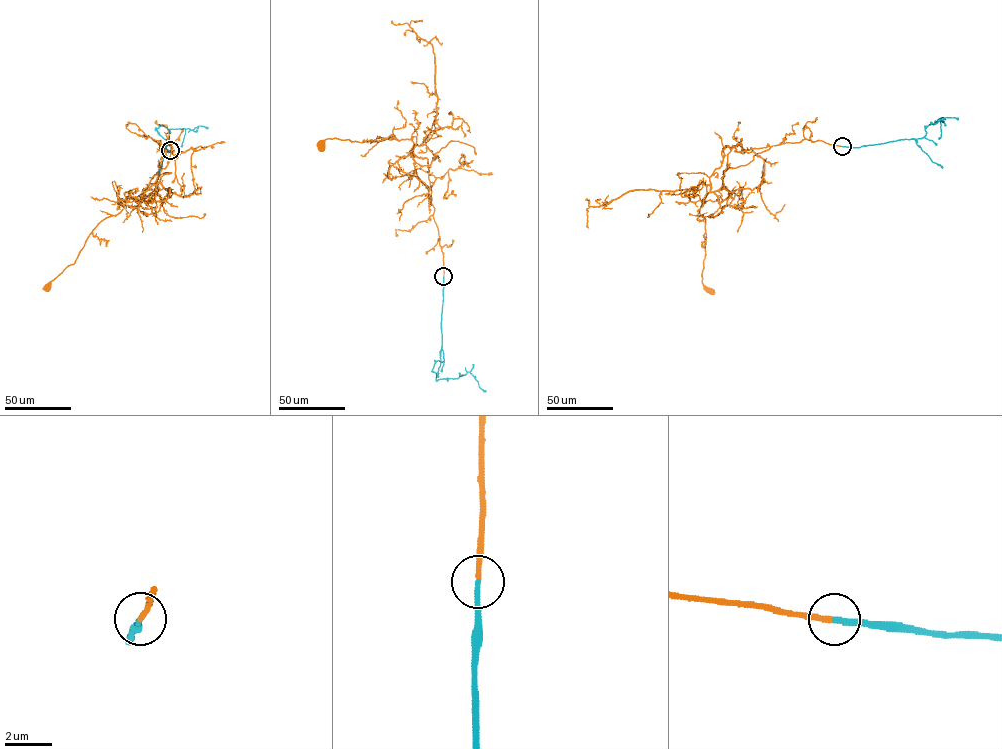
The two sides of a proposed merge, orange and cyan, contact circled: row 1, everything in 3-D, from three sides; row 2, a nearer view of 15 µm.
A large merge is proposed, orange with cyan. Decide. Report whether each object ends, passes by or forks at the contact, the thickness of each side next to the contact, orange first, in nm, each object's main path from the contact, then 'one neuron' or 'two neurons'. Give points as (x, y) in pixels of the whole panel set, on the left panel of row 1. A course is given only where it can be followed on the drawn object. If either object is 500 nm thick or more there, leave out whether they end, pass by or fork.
orange ends there; cyan ends there; 240 nm thick on the orange side, 240 nm on the other; orange runs (170, 150), (168, 142), (141, 198), (103, 219), (75, 262), (48, 287); cyan runs (170, 150), (155, 130), (159, 125), (169, 129), (193, 129), (199, 125), (208, 128); one neuron

